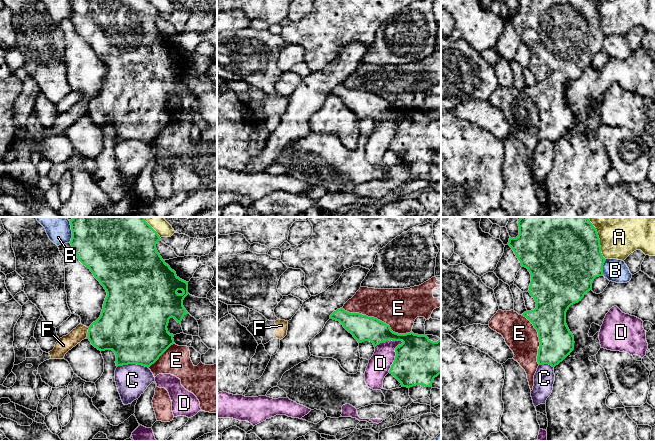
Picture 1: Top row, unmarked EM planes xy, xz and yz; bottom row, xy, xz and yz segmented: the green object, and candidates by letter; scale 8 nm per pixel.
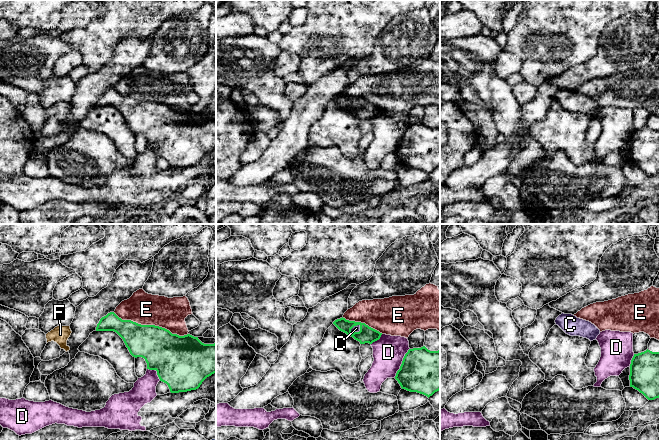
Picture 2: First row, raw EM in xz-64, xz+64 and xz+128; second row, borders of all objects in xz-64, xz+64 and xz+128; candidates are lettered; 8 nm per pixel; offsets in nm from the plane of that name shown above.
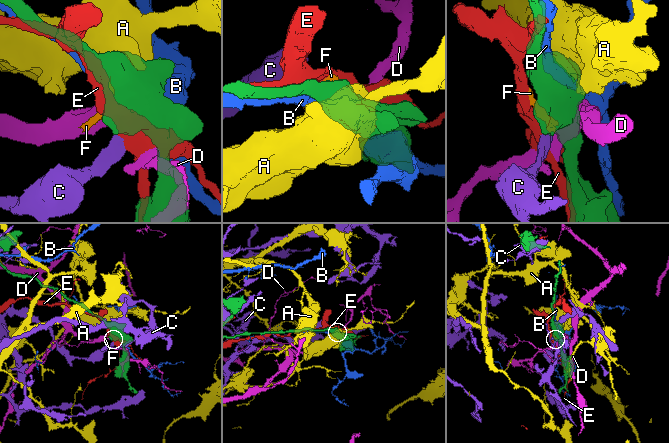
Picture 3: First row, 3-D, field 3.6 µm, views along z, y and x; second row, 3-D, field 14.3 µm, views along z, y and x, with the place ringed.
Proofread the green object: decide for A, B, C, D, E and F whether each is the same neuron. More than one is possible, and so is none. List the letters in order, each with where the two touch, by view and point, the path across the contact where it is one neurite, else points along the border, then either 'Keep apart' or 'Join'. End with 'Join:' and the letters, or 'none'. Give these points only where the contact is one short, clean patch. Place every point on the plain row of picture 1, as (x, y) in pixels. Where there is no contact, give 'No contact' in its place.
A: Touches green at yz (599, 18). Keep apart
B: Touches green at xy (72, 9). Keep apart
C: Touches green at xy (133, 139). Boundary: xy (117, 142), (141, 140), (148, 144). Keep apart
D: Touches green at xz (395, 132). Keep apart
E: Touches green at xz (376, 94). Keep apart
F: Touches green at xy (88, 106). Boundary: xy (89, 104), (87, 108). Keep apart
Join: none

